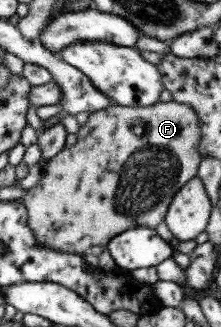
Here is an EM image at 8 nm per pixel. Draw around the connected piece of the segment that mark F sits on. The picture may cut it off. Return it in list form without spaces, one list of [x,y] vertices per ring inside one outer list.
[[[177,101],[160,102],[145,107],[127,107],[119,105],[111,105],[105,107],[101,111],[90,113],[89,119],[80,125],[77,134],[76,143],[59,151],[55,157],[46,162],[43,175],[37,185],[28,190],[29,195],[25,193],[21,199],[21,203],[25,205],[28,215],[28,225],[31,233],[35,235],[35,239],[44,247],[57,249],[59,253],[77,253],[80,256],[88,255],[90,247],[93,245],[106,246],[113,237],[127,231],[131,228],[150,227],[156,228],[159,223],[164,221],[169,204],[173,197],[180,191],[181,187],[189,180],[198,175],[198,169],[202,160],[200,143],[201,143],[201,123],[197,112],[187,104],[177,103]]]

